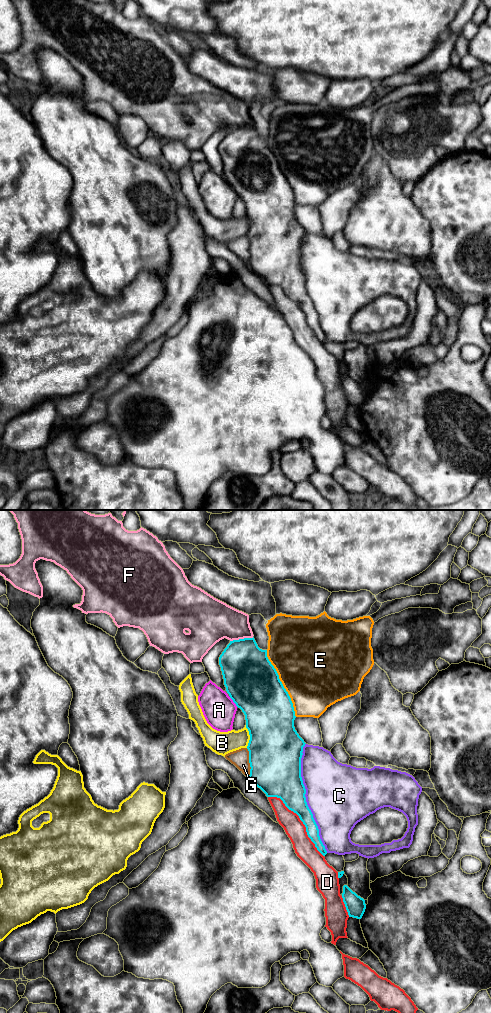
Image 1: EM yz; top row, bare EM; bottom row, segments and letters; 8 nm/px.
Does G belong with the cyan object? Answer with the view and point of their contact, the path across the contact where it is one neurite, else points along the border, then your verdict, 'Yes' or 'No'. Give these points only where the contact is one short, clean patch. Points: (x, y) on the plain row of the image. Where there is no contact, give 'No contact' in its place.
Touches cyan at yz (249, 250). Boundary: yz (246, 236), (250, 255), (249, 265). No

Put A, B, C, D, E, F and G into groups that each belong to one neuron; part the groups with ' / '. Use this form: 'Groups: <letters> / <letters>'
Groups: A / B / C / D / E / F / G

